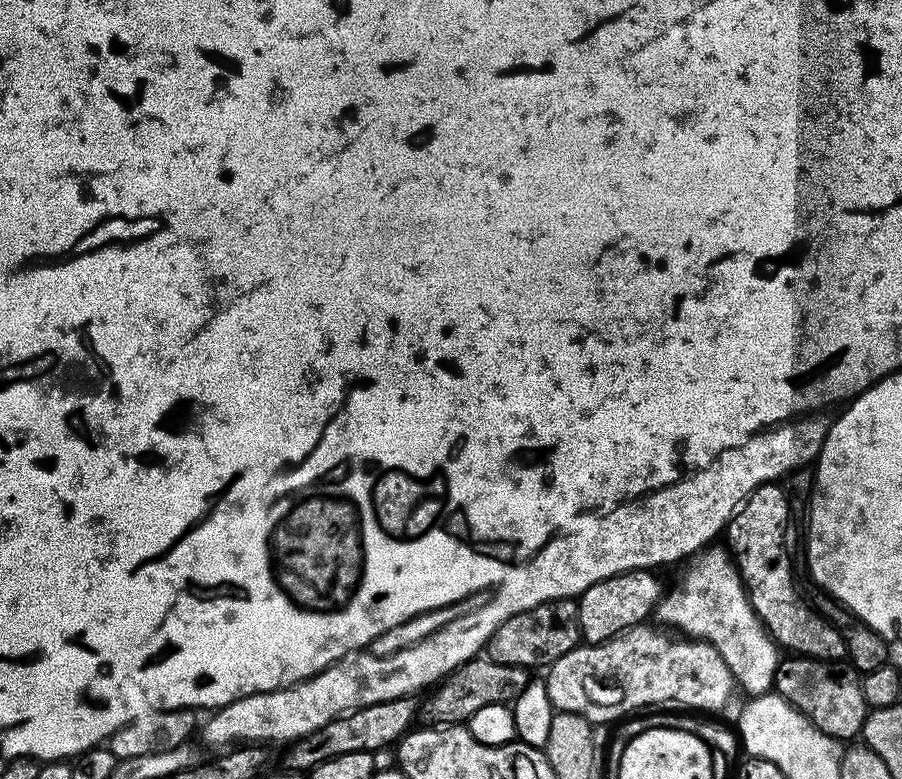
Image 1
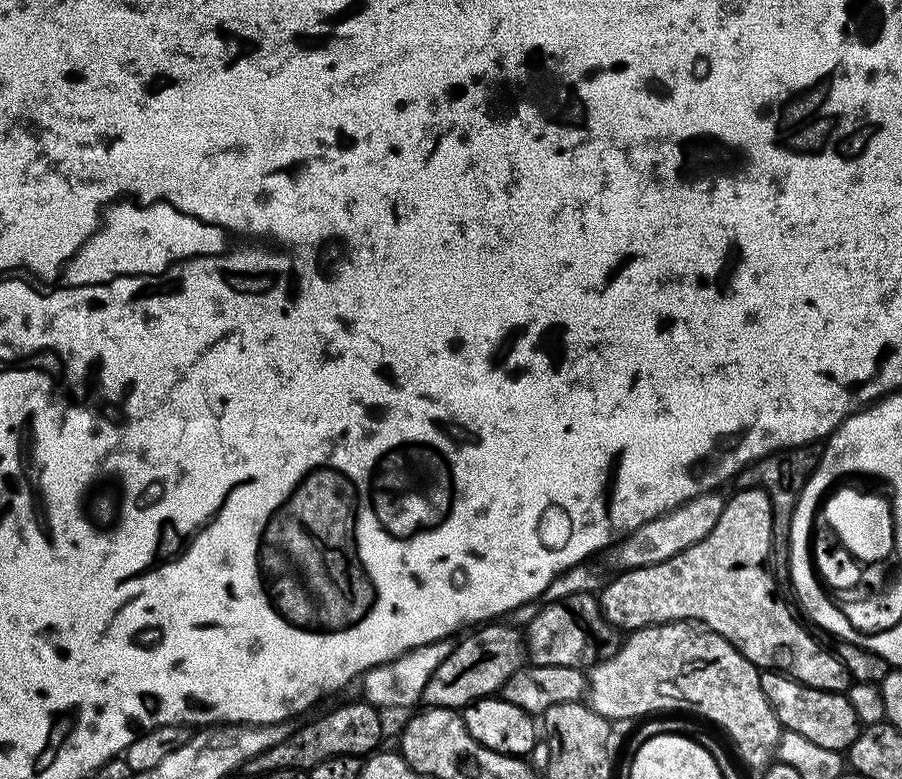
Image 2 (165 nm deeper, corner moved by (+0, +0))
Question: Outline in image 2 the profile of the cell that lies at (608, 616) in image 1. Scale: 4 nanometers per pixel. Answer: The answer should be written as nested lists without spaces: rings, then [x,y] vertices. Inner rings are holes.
[[[740,488],[727,497],[722,518],[702,542],[656,565],[642,565],[621,571],[599,589],[600,612],[616,628],[648,628],[652,624],[669,624],[672,620],[696,620],[726,638],[750,663],[761,670],[783,672],[792,680],[827,692],[847,693],[854,683],[852,673],[834,651],[827,652],[788,609],[772,577],[772,503],[760,488]]]

